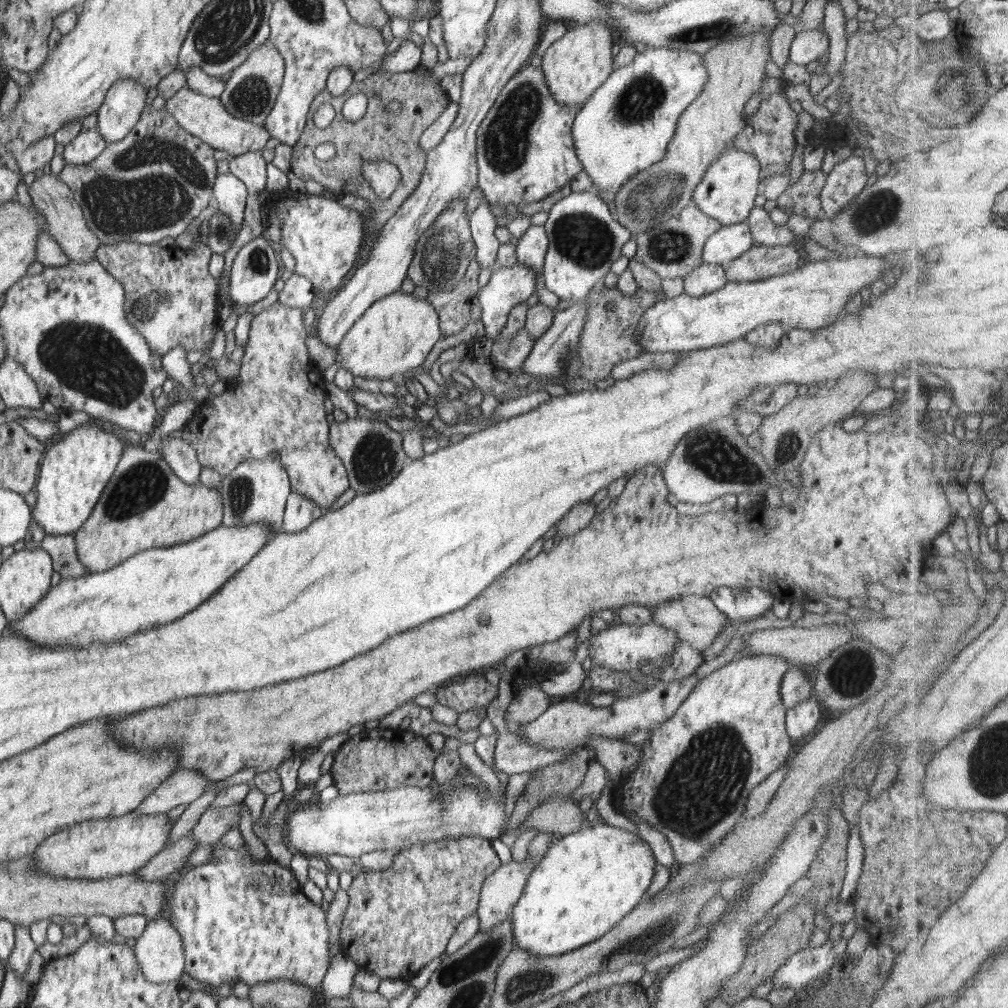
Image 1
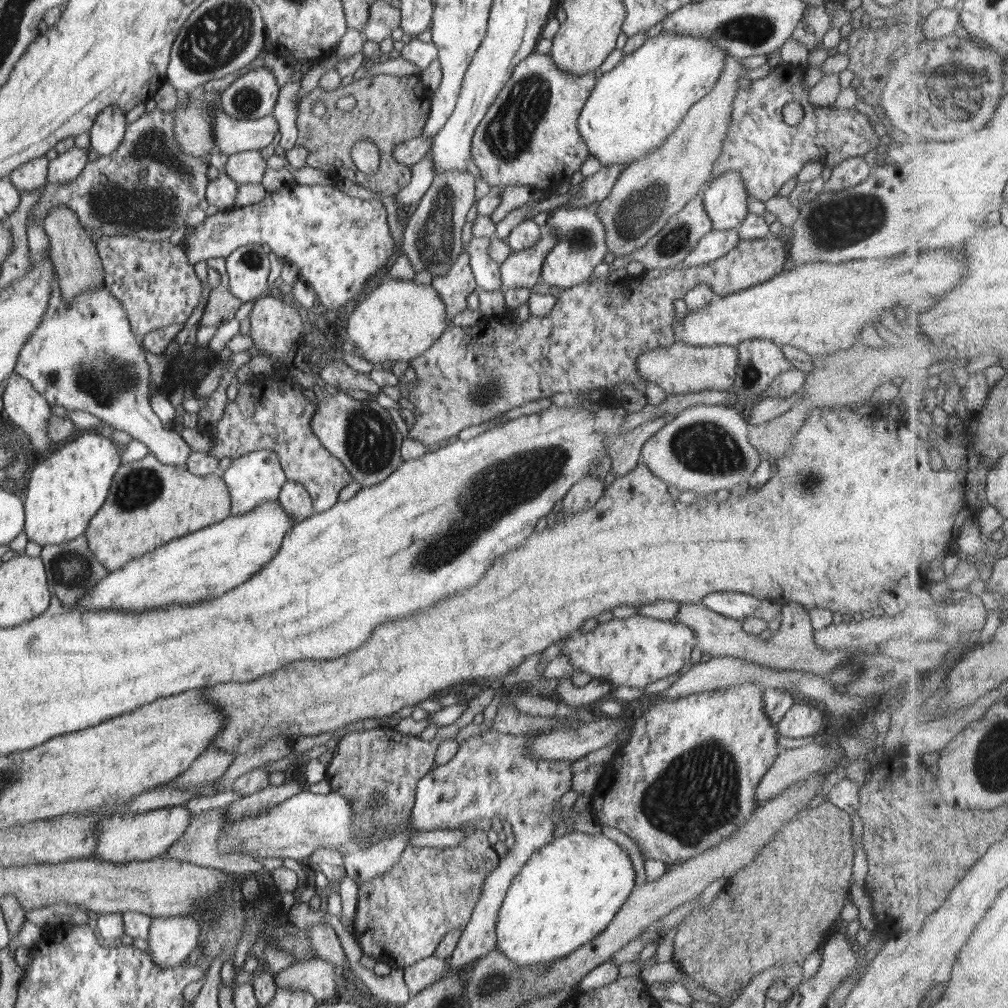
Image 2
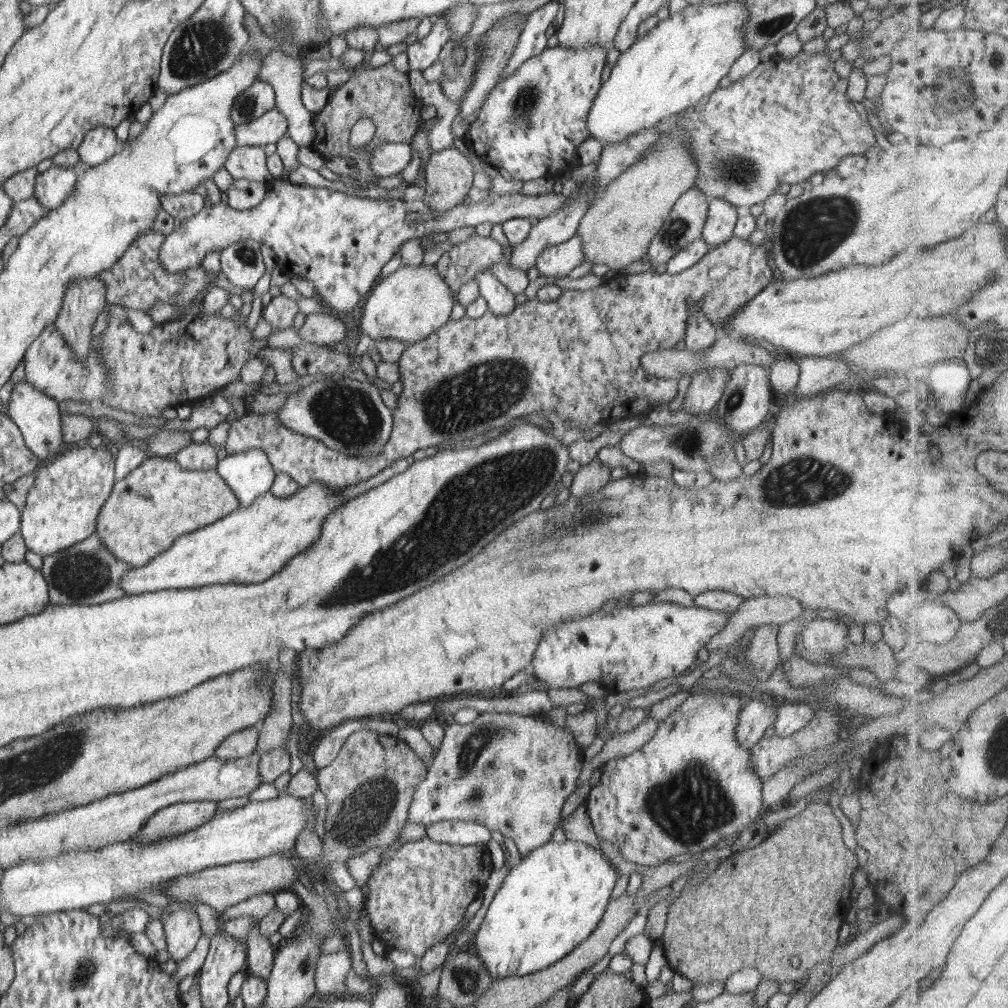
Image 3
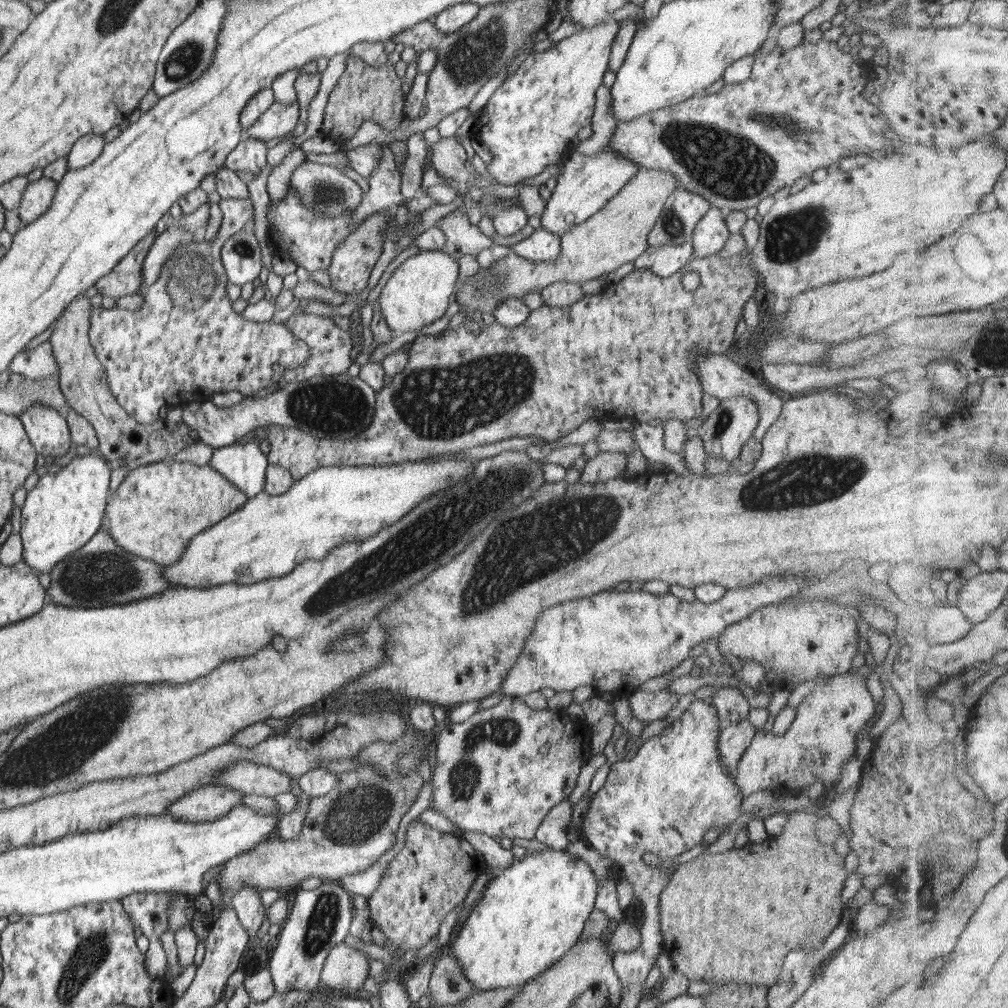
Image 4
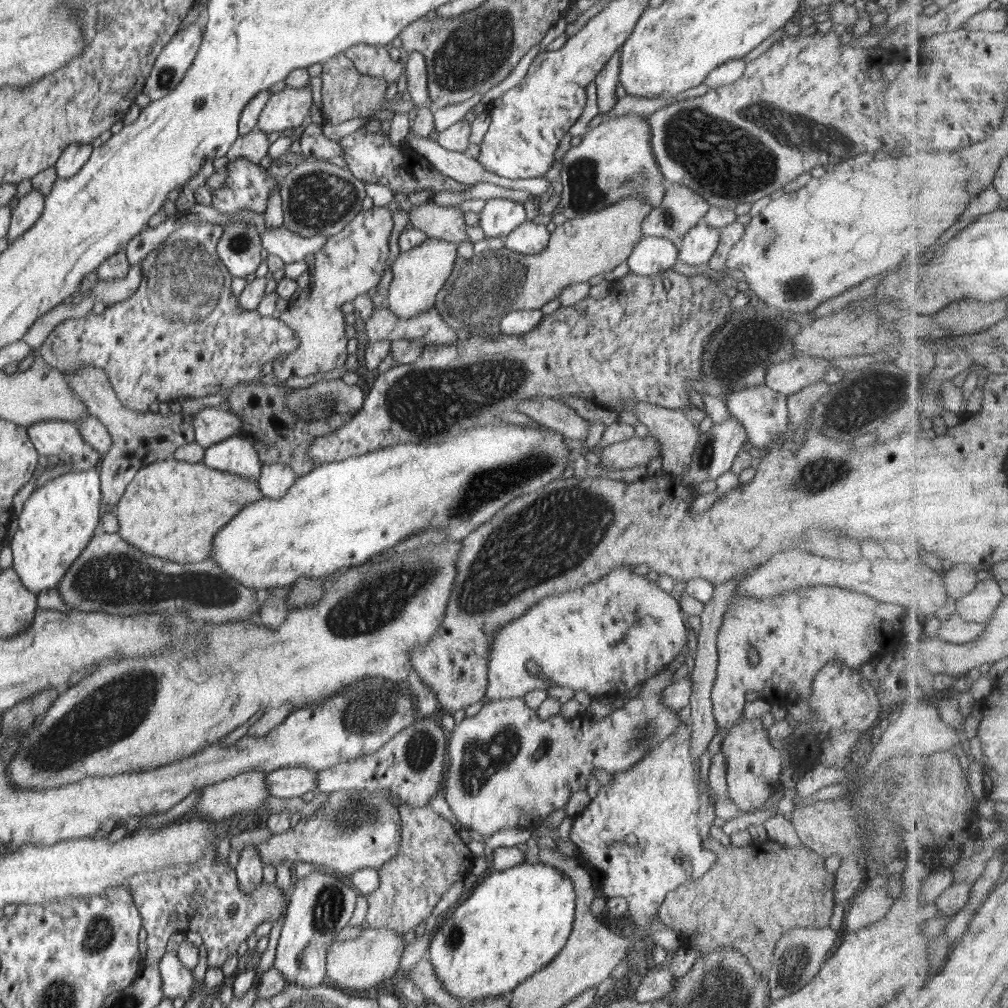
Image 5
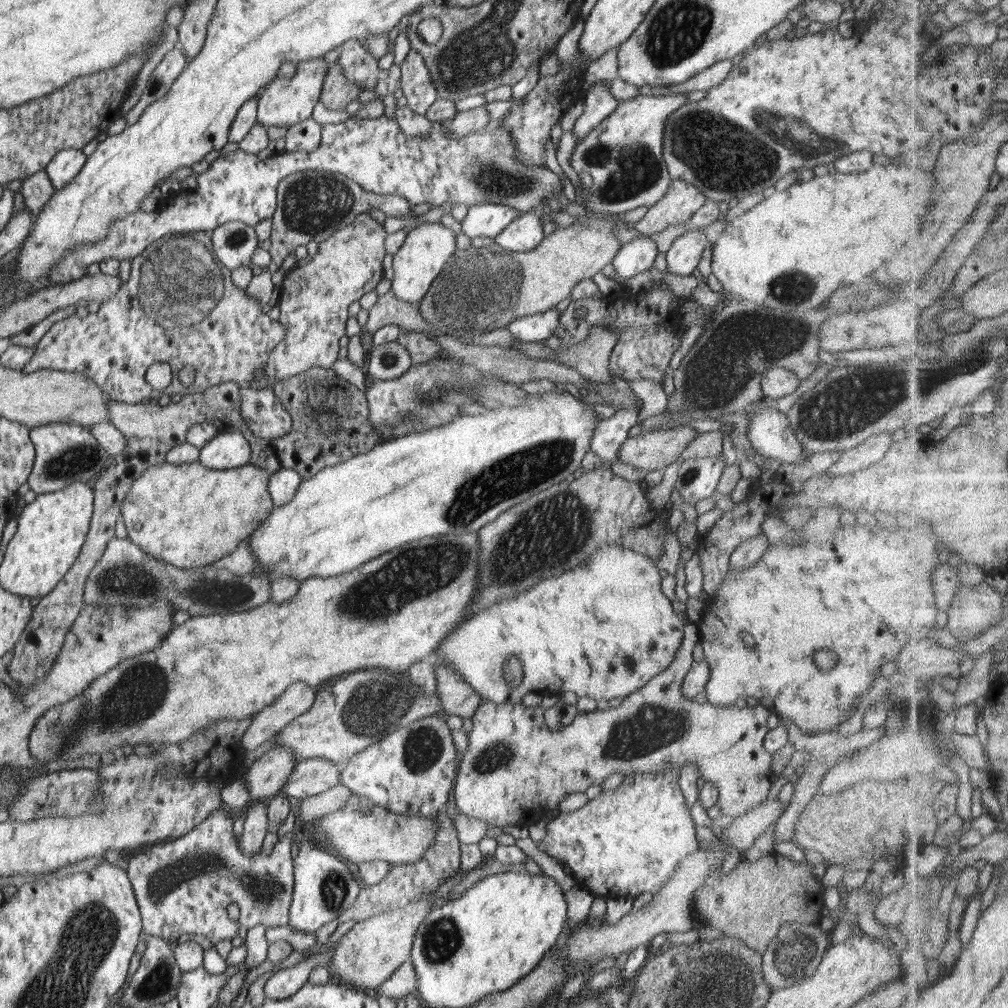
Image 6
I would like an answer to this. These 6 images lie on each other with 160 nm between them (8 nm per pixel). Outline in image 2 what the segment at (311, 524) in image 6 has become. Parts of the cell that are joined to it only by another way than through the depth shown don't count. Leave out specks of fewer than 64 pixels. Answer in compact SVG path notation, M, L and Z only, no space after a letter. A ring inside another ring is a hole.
M279 501L263 502L254 510L240 516L226 517L206 528L186 534L186 536L170 540L163 546L140 555L128 561L122 568L109 573L100 579L98 584L89 588L77 602L79 610L127 610L128 612L141 612L153 608L168 608L173 604L194 604L210 598L222 596L225 592L236 588L246 582L255 572L258 572L277 553L282 546L282 540L292 528L295 518L281 507Z

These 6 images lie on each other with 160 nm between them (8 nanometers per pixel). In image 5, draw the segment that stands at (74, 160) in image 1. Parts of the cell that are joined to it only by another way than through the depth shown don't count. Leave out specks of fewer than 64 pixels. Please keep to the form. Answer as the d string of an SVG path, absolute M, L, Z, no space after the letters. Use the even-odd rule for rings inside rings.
M32 189L24 195L18 195L18 204L13 210L13 223L10 225L10 241L25 234L41 218L45 210L45 194Z

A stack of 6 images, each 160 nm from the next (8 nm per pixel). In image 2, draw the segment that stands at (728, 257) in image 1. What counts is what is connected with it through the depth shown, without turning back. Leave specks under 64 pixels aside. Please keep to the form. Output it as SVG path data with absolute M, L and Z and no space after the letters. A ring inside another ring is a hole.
M712 230L698 241L682 264L688 268L708 265L728 255L728 252L739 243L739 239L739 233L736 230Z

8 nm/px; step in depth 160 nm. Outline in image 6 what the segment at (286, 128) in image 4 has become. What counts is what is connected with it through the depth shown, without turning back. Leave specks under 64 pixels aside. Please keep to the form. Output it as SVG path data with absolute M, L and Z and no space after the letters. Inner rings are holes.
M324 57L296 64L296 74L292 78L277 79L268 84L258 95L257 122L269 126L290 128L297 122L302 122L312 116L314 105L319 101L323 80L328 64Z

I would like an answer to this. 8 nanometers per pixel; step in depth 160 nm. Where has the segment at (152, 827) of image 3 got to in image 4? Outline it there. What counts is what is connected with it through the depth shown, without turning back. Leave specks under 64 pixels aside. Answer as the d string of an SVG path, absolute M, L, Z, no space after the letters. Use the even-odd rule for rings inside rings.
M217 785L202 786L185 795L168 808L166 815L186 823L220 820L247 798L246 794L237 790Z

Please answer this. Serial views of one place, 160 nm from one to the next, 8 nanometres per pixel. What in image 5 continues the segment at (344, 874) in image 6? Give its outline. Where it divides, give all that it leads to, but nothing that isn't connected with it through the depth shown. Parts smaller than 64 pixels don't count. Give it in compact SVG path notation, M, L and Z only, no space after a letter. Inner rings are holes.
M312 872L303 880L294 878L291 890L291 899L286 910L286 917L282 925L281 935L278 939L274 967L276 967L289 984L297 984L304 987L315 987L327 983L327 948L334 937L349 924L353 915L357 898L359 897L352 888L344 885L340 876Z

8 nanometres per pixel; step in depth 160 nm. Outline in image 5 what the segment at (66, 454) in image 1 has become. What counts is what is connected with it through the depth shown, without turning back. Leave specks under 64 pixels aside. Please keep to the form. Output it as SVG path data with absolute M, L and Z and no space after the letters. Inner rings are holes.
M98 465L85 471L69 471L52 477L34 489L25 501L10 547L12 568L26 588L41 591L56 587L99 530L103 497L100 473Z

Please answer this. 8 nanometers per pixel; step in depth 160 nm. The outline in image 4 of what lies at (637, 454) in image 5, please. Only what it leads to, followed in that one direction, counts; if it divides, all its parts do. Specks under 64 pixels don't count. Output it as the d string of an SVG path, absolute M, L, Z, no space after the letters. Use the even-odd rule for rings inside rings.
M599 452L595 457L588 458L579 482L596 483L619 477L620 472L625 470L626 457L623 452Z

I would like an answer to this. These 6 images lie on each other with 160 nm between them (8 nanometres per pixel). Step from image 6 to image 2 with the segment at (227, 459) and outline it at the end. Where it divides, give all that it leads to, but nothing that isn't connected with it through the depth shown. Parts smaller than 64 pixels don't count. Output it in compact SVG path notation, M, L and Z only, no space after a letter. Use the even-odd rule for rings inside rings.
M260 449L232 459L230 467L221 473L231 498L231 515L240 516L254 510L263 502L276 502L287 478L278 455L273 450Z

